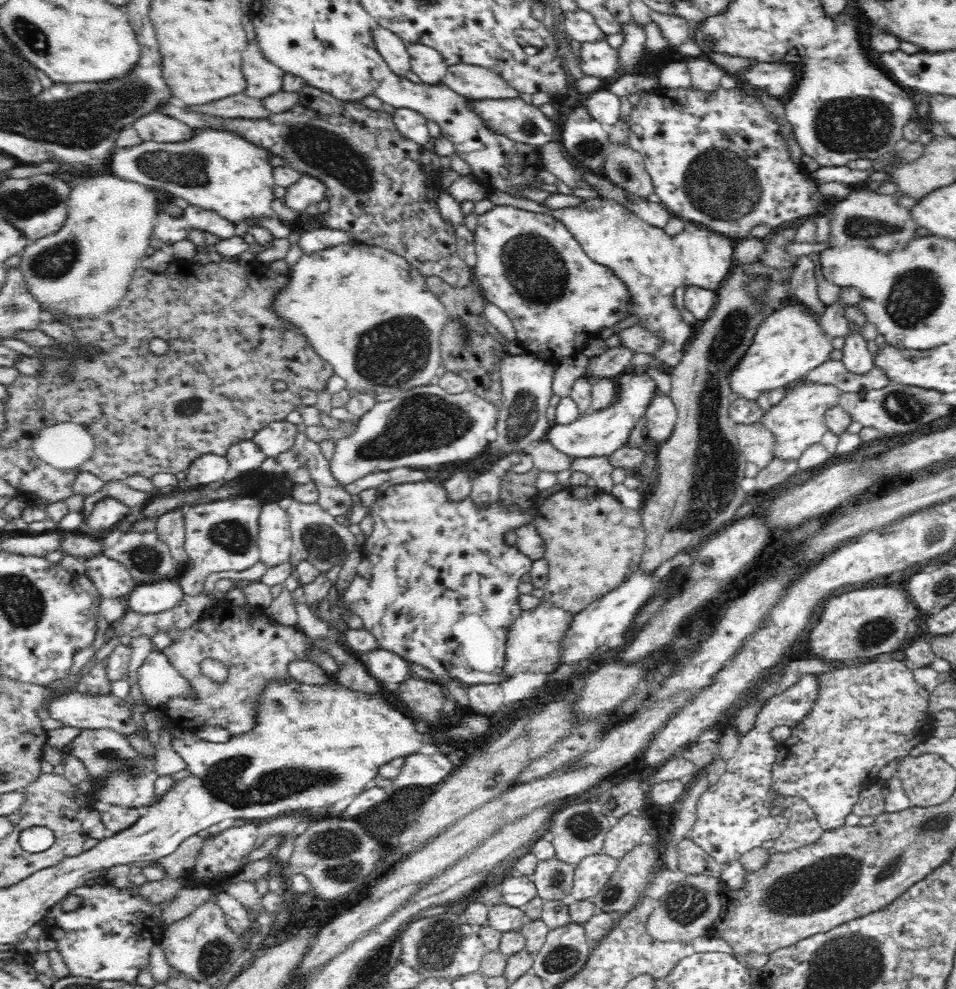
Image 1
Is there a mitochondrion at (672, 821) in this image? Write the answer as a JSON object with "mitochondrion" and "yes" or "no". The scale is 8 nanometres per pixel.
{"mitochondrion":"no"}

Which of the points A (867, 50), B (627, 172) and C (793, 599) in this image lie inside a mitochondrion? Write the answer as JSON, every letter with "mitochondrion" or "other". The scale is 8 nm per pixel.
{"A":"other","B":"mitochondrion","C":"other"}

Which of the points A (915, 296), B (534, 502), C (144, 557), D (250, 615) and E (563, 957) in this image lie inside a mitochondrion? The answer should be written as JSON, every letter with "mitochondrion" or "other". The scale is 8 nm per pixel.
{"A":"mitochondrion","B":"other","C":"mitochondrion","D":"other","E":"mitochondrion"}

